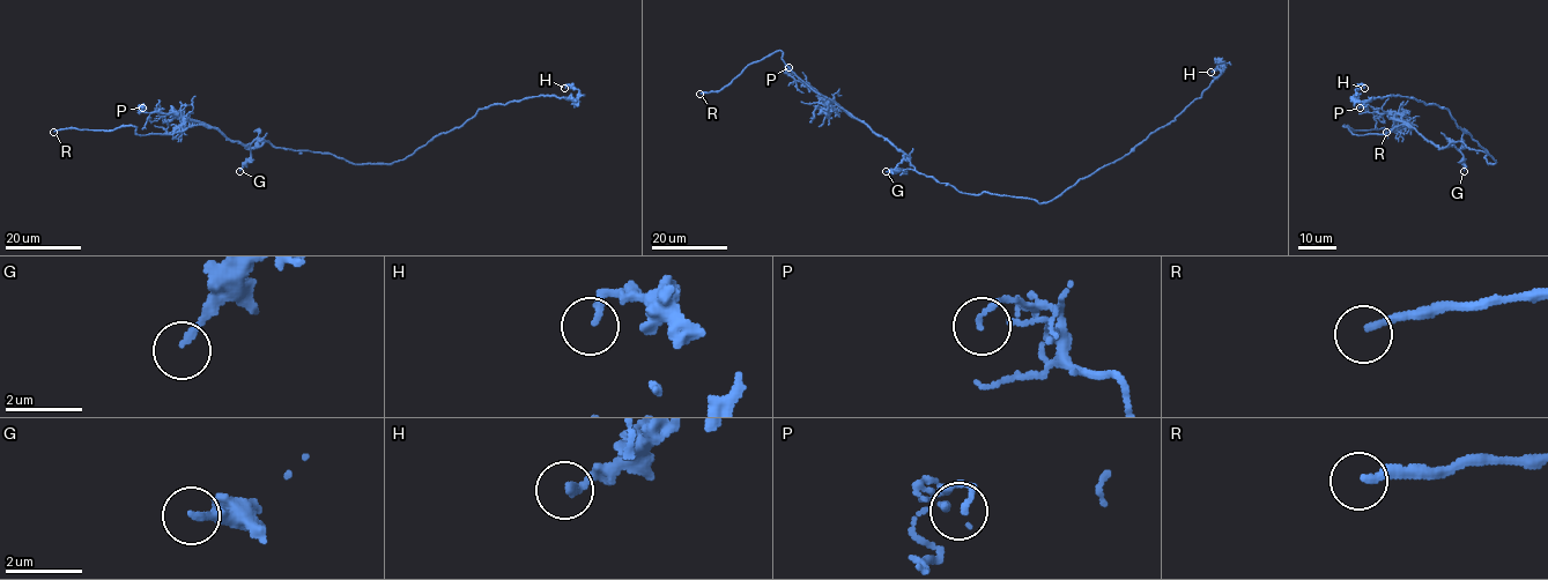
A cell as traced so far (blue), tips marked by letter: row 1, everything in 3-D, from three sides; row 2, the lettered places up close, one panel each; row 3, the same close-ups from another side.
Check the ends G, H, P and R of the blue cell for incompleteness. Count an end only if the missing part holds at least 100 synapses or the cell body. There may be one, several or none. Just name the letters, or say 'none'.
R

